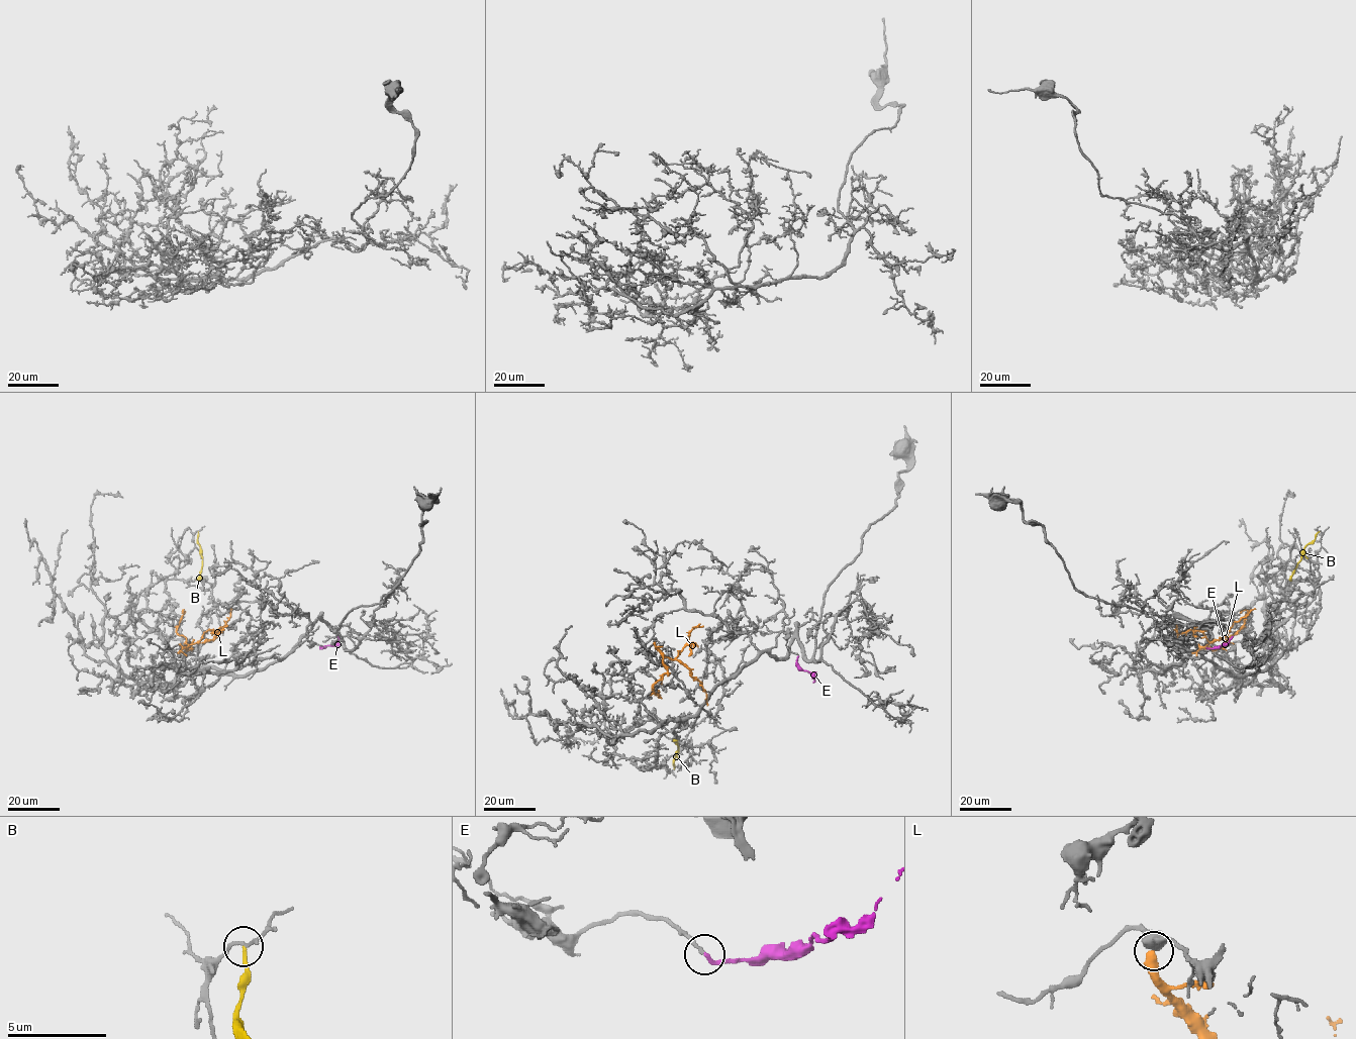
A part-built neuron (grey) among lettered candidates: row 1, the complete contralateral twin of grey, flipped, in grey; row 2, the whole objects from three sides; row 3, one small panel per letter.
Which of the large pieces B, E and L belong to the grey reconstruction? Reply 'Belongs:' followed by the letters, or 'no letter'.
Belongs: E

